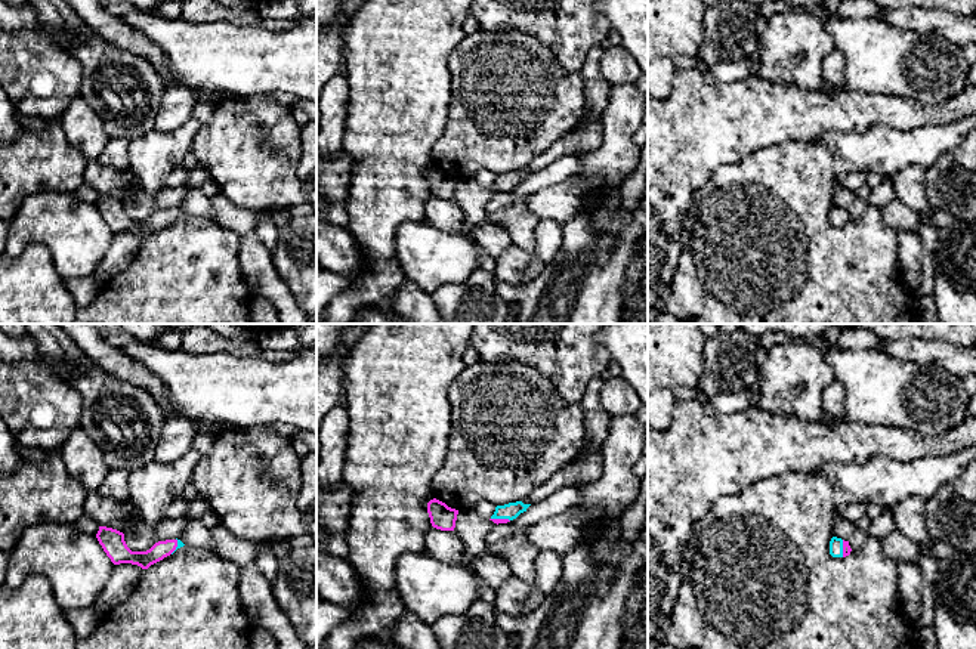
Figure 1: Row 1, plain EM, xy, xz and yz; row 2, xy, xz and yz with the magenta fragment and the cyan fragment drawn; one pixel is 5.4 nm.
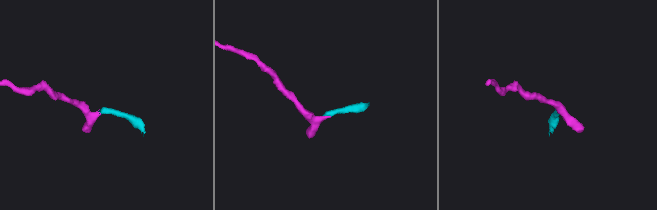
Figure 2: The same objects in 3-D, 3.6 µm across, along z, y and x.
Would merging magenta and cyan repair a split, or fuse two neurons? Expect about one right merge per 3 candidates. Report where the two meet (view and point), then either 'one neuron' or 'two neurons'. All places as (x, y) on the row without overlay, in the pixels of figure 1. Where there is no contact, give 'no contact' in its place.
contact xz (500, 188); one neuron

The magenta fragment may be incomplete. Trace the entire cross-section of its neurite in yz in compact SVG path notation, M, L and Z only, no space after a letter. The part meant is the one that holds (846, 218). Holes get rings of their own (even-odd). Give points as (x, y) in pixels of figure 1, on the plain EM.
M833 205L830 210L830 223L833 226L846 226L852 220L849 210L844 210L841 207Z

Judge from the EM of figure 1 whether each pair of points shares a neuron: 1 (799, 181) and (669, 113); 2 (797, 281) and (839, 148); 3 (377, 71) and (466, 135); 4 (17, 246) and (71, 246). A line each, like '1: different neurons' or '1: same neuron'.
1: different neurons
2: different neurons
3: different neurons
4: same neuron

